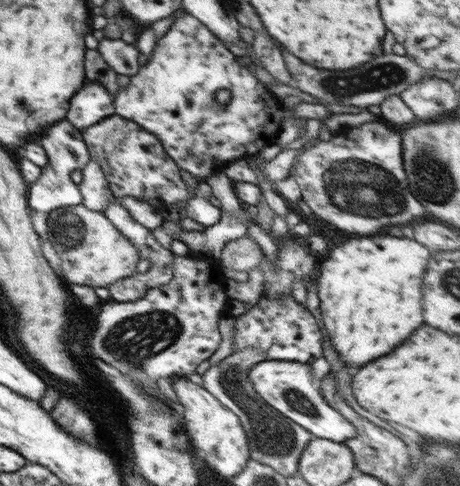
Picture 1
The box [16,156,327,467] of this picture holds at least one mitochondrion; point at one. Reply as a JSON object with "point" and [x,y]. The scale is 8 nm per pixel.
{"point":[143,336]}

